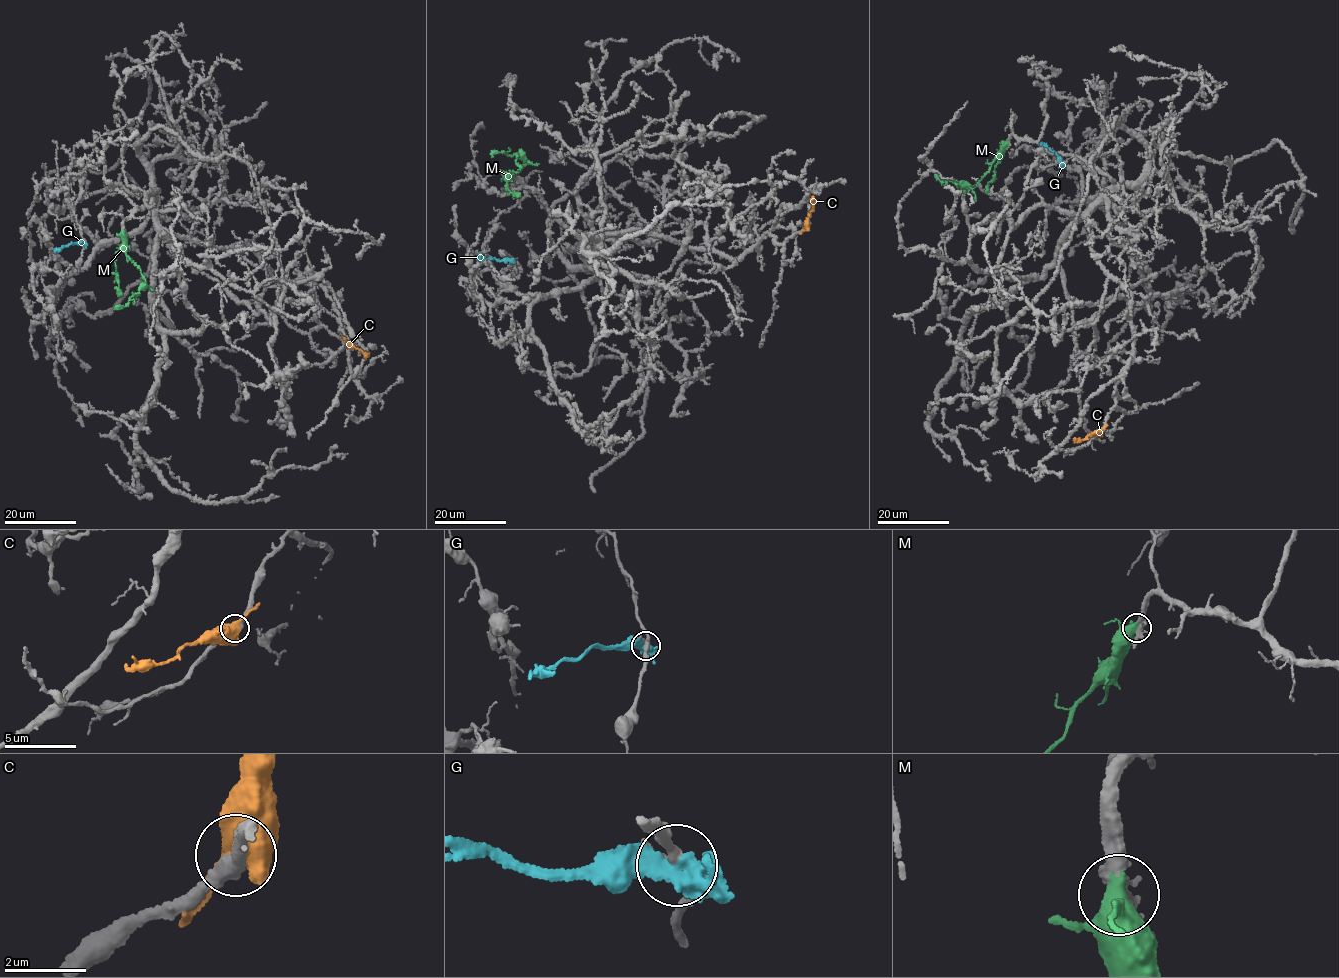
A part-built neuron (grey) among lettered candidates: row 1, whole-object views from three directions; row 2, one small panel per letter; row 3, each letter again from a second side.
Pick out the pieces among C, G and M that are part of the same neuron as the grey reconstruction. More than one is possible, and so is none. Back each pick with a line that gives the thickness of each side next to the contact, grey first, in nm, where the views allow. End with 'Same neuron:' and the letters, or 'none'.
M: Thickness 320 nm (grey) against 400 nm
Same neuron: M

